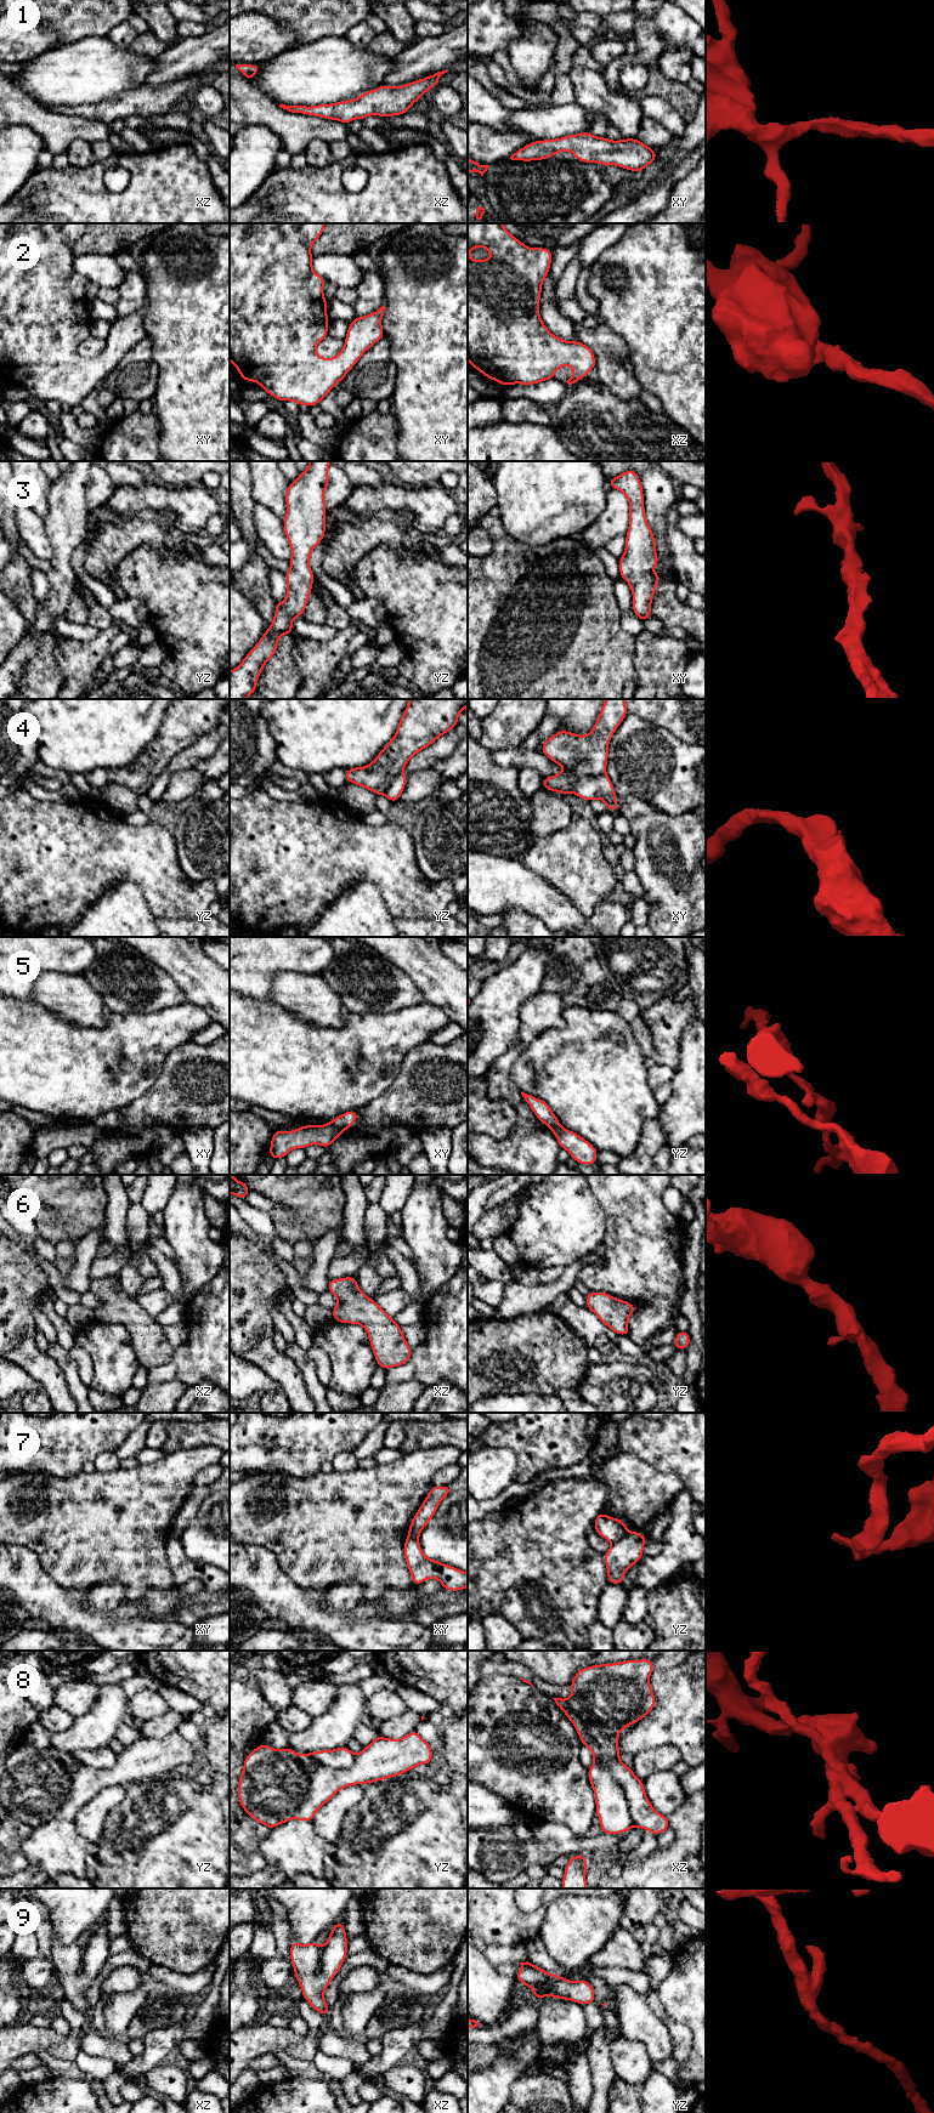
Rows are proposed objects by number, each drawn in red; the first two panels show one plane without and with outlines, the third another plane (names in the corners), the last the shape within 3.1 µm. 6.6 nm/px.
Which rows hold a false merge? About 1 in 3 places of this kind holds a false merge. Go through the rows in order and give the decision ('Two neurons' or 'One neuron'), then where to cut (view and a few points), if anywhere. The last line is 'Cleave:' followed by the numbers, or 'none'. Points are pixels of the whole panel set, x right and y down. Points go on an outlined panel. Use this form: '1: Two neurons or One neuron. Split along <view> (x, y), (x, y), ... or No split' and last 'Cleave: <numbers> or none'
1: One neuron. No split
2: One neuron. No split
3: One neuron. No split
4: Two neurons. Split along xy (605, 772), (598, 776), (583, 776), (572, 791)
5: Two neurons. Split along xy (330, 1122), (341, 1130)
6: One neuron. No split
7: Two neurons. Split along yz (628, 1532), (612, 1543)
8: Two neurons. Split along xz (565, 1699), (565, 1709), (587, 1726), (601, 1754), (617, 1759)
9: One neuron. No split
Cleave: 4, 5, 7, 8

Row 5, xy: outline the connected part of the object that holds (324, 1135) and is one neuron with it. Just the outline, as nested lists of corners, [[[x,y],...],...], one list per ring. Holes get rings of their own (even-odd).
[[[332,1123],[310,1126],[301,1125],[299,1129],[291,1131],[276,1130],[272,1135],[268,1154],[272,1159],[282,1159],[291,1149],[305,1149],[311,1144],[319,1144],[328,1149],[341,1134],[343,1130]]]

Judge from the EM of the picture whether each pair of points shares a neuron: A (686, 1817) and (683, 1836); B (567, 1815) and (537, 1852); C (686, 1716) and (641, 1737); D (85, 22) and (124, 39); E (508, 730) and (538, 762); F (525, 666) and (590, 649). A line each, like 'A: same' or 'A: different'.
A: same
B: different
C: same
D: different
E: different
F: same

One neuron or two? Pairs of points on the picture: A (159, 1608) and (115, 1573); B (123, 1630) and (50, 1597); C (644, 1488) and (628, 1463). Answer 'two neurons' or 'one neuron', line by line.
A: two neurons
B: one neuron
C: one neuron

